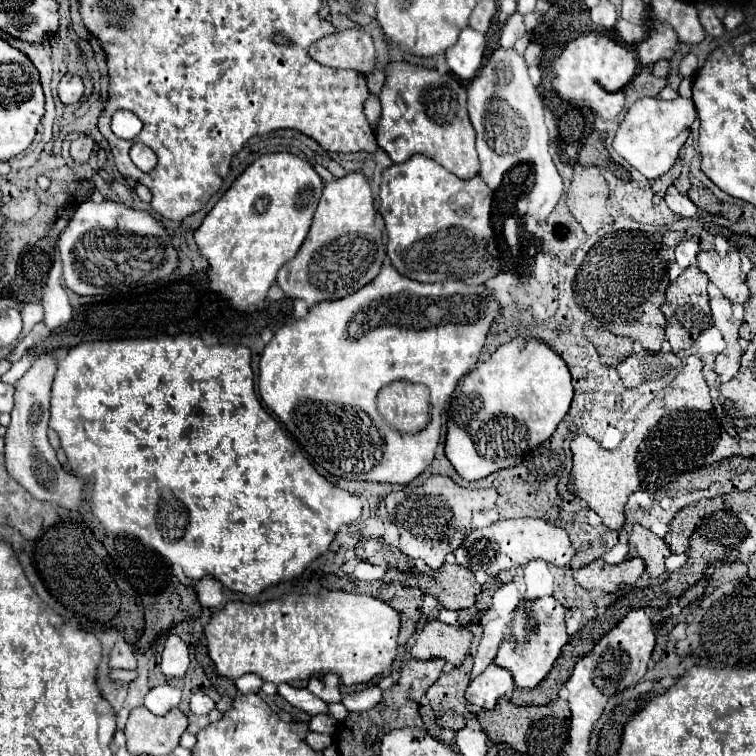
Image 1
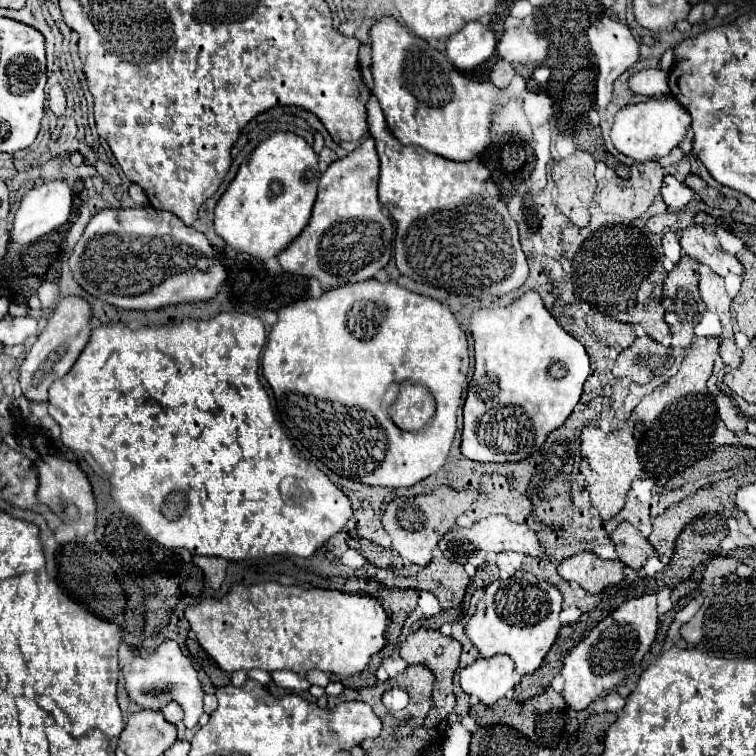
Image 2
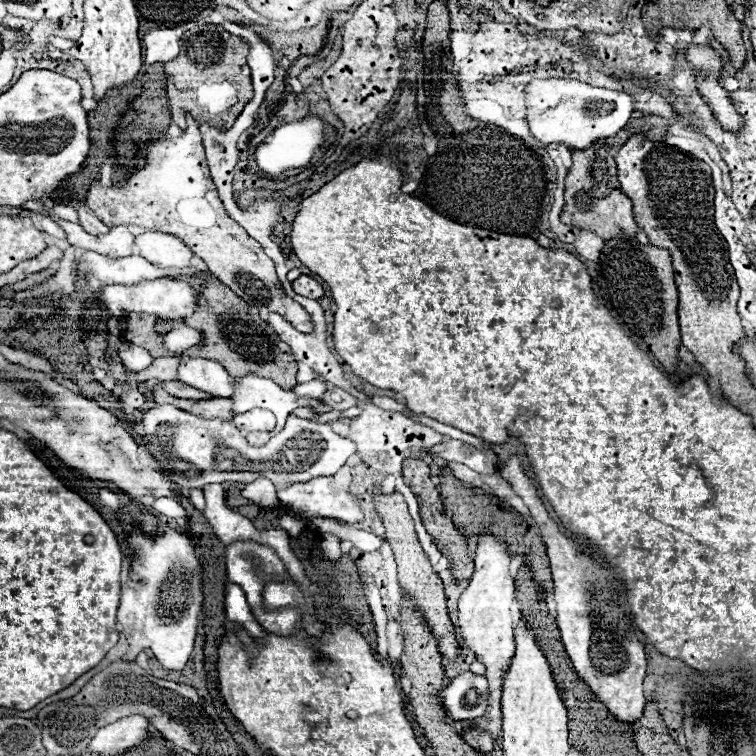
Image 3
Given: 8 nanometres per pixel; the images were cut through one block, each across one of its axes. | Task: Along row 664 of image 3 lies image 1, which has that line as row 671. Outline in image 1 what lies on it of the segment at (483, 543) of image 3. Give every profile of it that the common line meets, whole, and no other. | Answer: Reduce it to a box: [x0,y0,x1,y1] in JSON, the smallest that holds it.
[466,664,514,710]

